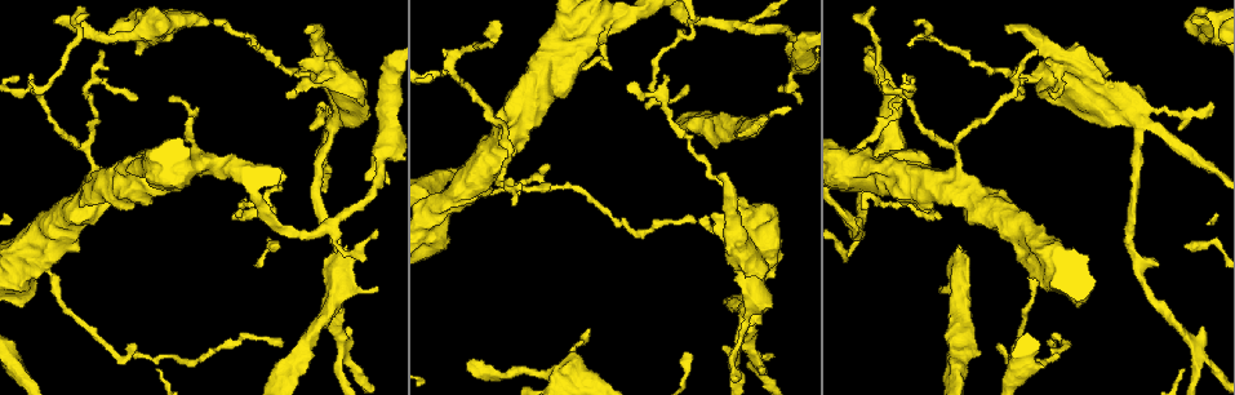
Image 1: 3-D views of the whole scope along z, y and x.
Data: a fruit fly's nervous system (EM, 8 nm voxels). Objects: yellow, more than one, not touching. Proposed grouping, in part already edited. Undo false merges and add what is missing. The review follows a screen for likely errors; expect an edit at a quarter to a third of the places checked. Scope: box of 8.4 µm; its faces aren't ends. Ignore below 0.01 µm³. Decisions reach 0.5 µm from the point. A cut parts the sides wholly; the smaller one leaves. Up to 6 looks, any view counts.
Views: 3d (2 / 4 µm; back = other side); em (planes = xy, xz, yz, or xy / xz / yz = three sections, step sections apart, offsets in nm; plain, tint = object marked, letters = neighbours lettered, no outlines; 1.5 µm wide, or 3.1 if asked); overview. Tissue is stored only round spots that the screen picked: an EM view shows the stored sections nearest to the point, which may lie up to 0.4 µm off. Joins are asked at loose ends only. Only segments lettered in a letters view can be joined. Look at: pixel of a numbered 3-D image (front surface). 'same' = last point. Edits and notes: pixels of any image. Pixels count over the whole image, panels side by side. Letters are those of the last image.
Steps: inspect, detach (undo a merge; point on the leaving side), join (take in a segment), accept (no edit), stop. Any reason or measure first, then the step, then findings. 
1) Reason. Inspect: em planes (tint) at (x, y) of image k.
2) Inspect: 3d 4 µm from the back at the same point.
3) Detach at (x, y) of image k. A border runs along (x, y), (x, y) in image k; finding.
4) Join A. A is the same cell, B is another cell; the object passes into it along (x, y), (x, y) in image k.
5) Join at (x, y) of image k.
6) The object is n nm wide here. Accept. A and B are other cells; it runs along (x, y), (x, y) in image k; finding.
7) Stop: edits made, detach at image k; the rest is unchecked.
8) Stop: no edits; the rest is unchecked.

Abrupt turn. Inspect: 3d 4 µm at (325, 71) of image 1.

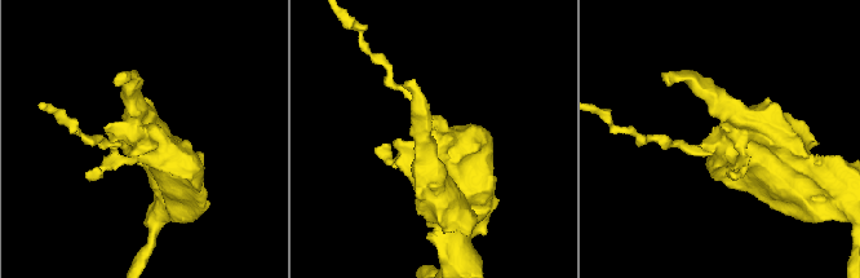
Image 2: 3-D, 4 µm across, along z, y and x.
Now the EM. Inspect: em xy step 8 (letters) at (711, 141) of image 2.

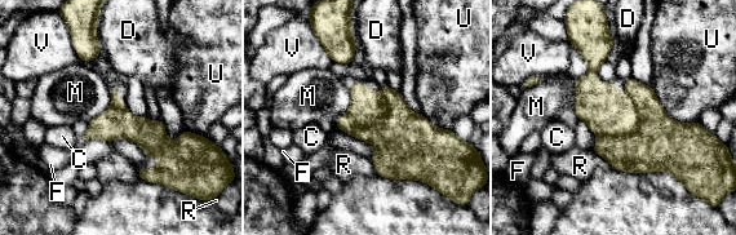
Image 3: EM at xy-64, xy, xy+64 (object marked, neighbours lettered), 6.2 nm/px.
Cut it another way. Inspect: em planes (letters) at the same point.

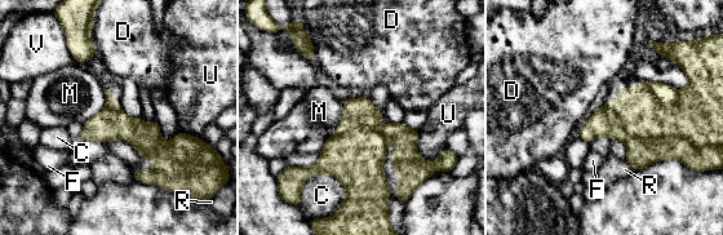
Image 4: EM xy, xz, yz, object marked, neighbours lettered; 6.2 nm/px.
The longest contact is with C, 300 nm. Detach at (641, 153) of image 4. C, D, F, M, R, U and V are other cells; the part that leaves runs along (83, 137), (187, 145) in image 4; a second cell is stuck on.

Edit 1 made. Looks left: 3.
Redraw. Inspect: overview.

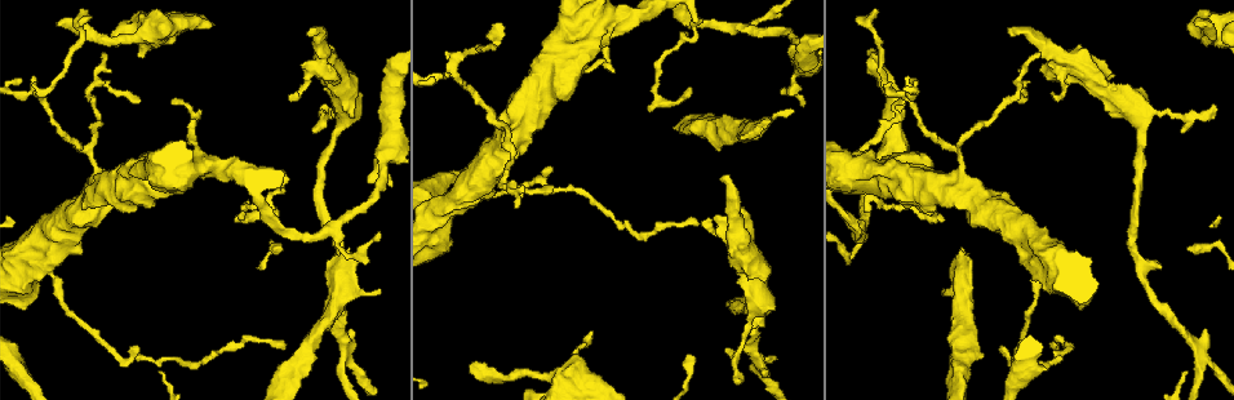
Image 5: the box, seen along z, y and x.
Thin end. Inspect: 3d 2 µm at (696, 224) of image 5.

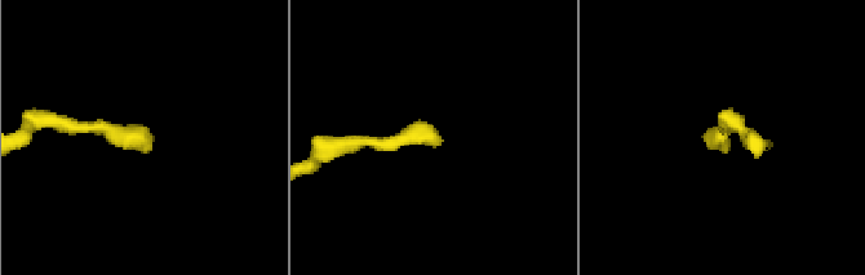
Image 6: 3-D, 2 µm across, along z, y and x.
Now the EM. Inspect: em yz step 4 (letters) at (727, 147) of image 6.

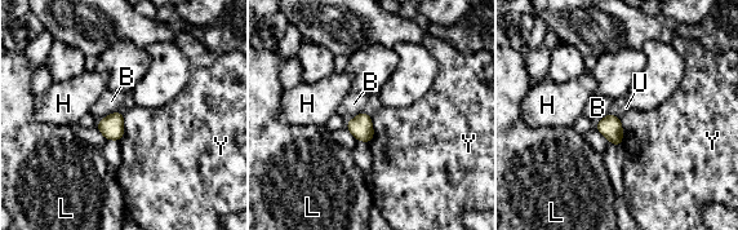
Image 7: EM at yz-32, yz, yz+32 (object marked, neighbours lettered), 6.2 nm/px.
The object is 140 nm wide here. Accept. B, H, L, U and Y are other cells; no lettered segment goes on from it.

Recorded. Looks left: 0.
Stop: edits made, detach at image 4; the rest is unchecked.

